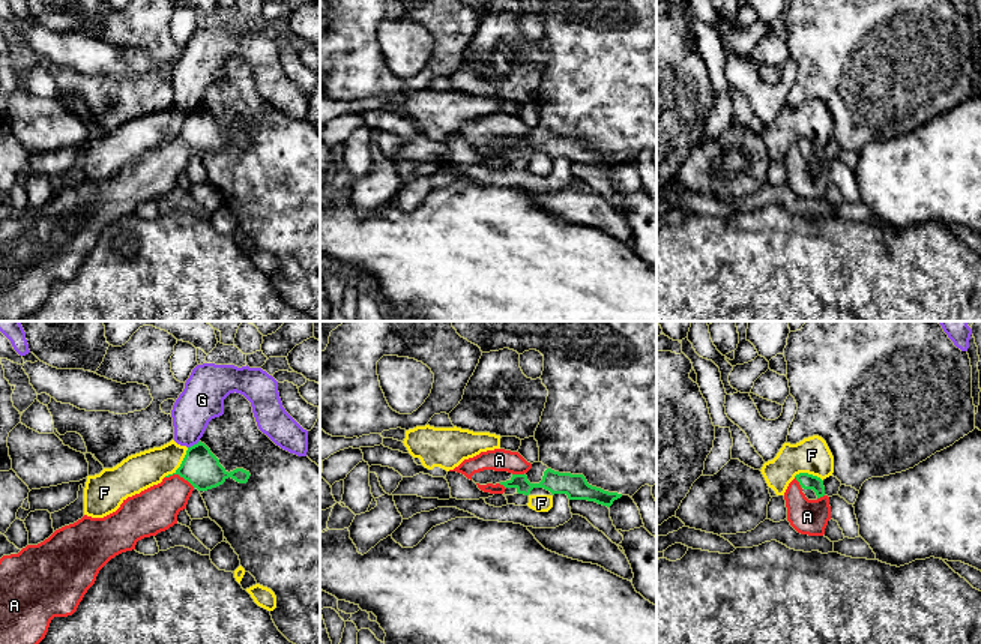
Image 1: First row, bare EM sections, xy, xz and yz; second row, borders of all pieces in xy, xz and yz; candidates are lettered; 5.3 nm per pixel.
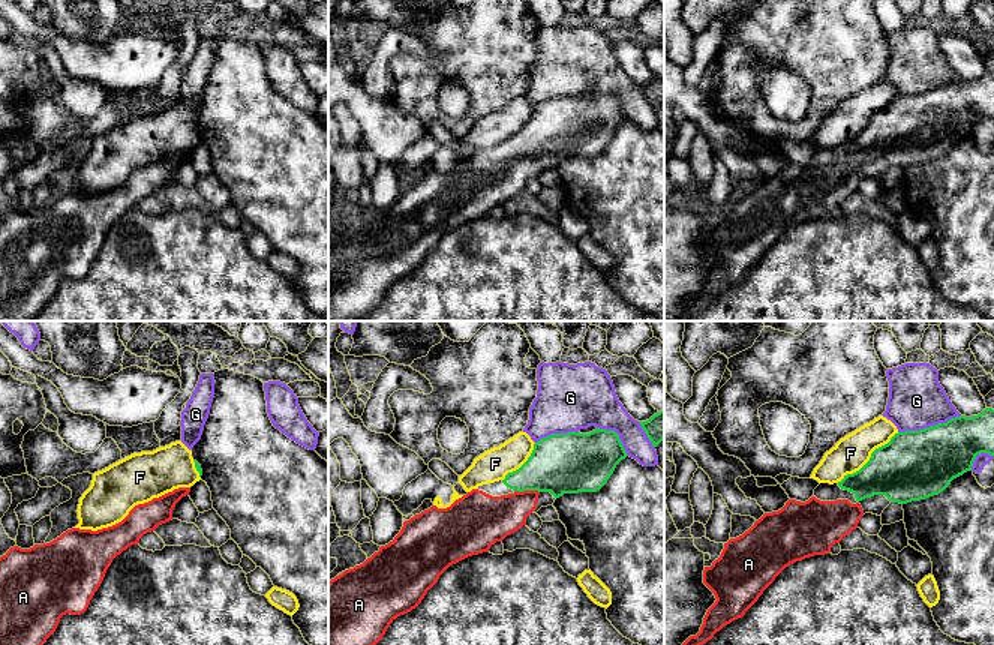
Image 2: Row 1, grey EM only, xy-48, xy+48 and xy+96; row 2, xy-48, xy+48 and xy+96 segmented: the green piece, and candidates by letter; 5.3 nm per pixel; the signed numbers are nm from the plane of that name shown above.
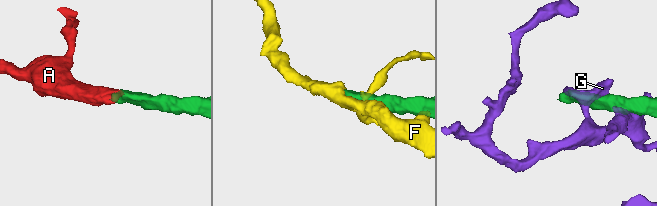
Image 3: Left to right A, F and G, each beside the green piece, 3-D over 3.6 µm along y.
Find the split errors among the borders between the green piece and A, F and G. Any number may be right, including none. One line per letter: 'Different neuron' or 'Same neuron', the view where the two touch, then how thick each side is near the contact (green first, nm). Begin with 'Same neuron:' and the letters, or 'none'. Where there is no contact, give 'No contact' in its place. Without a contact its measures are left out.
Same neuron: A
A: Same neuron. Touches green in xy. Thickness 200 nm (green) against 240 nm
F: Different neuron. Touches green in xy. Thickness 200 nm (green) against 200 nm
G: Different neuron. Touches green in xy. Thickness 200 nm (green) against 220 nm

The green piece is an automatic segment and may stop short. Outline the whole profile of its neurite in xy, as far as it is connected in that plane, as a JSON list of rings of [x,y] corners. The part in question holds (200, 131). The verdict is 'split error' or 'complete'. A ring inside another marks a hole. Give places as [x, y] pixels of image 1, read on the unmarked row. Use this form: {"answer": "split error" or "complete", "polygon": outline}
{"answer": "split error", "polygon": [[[198,105],[180,131],[104,180],[84,179],[38,209],[0,222],[0,321],[21,321],[47,299],[54,281],[72,279],[99,234],[138,204],[177,188],[192,155],[207,155],[228,141],[246,147],[249,135],[227,135]]]}

